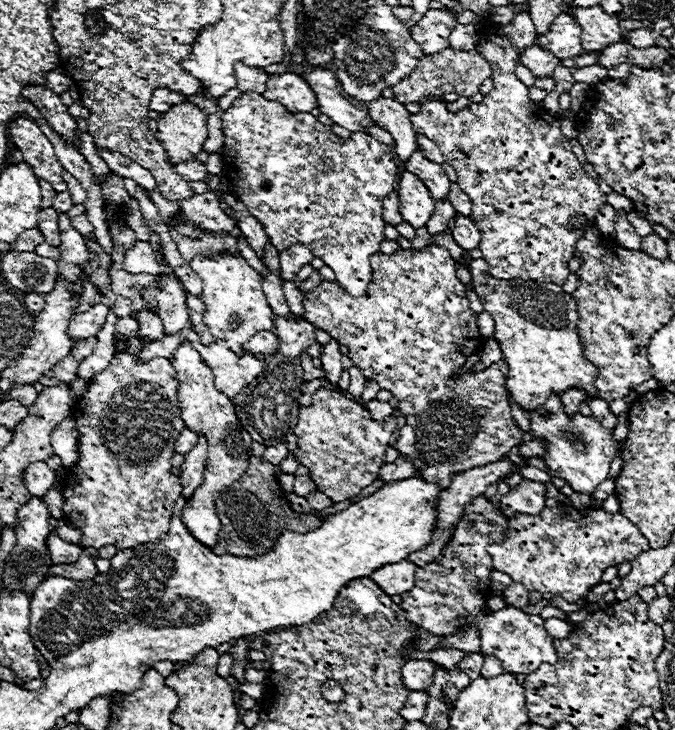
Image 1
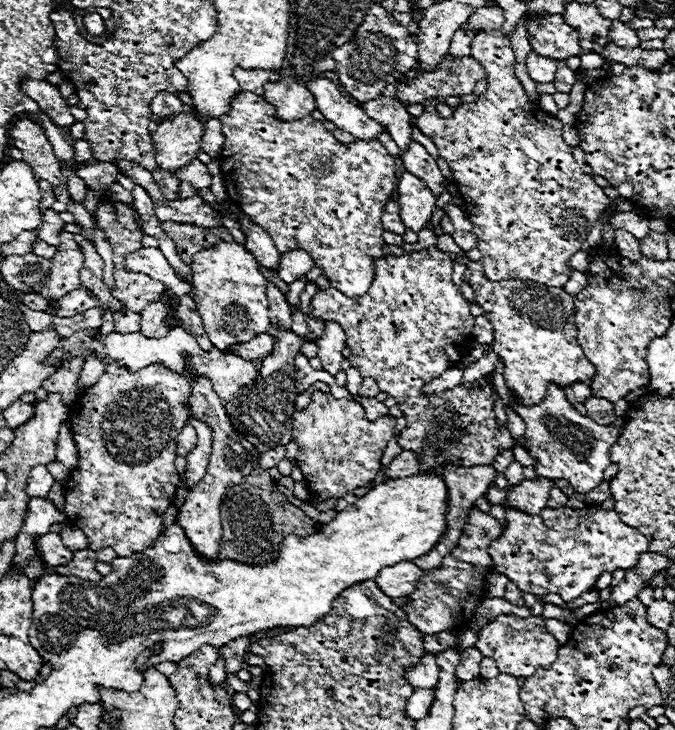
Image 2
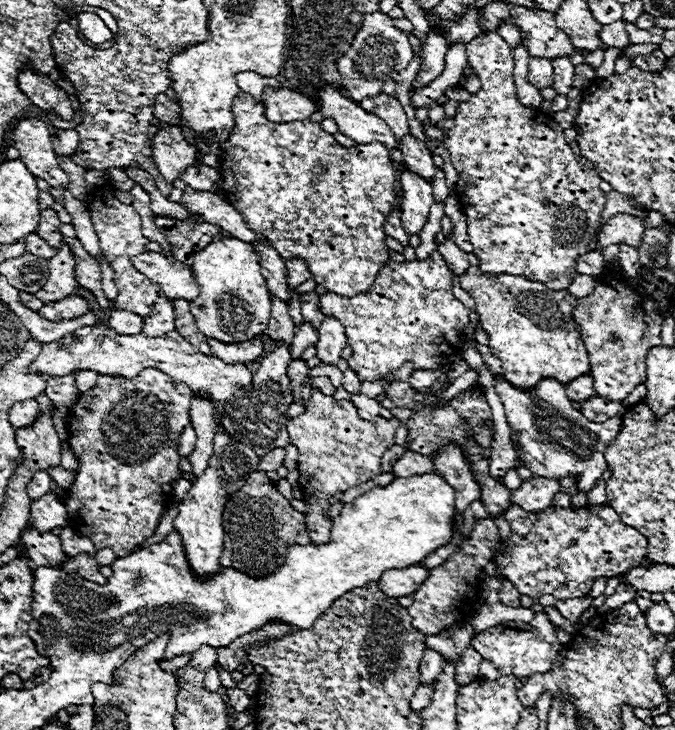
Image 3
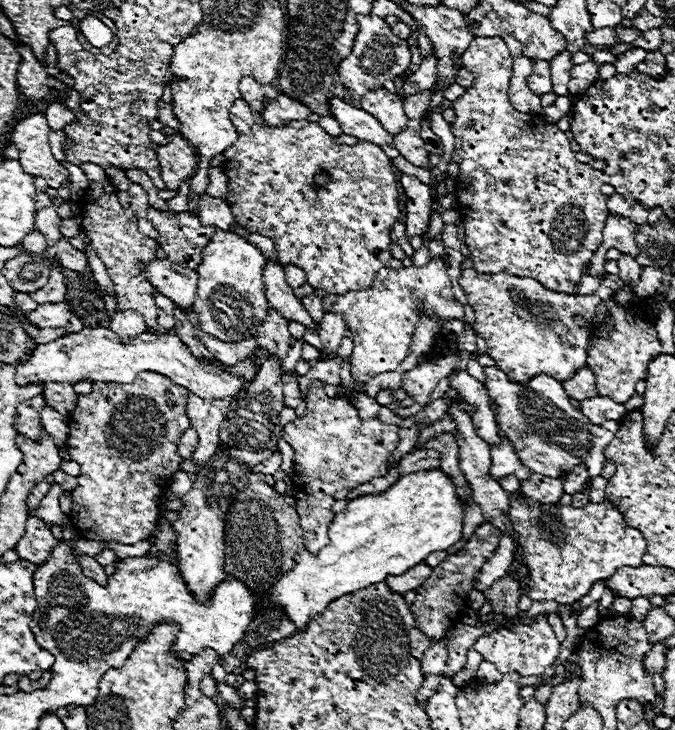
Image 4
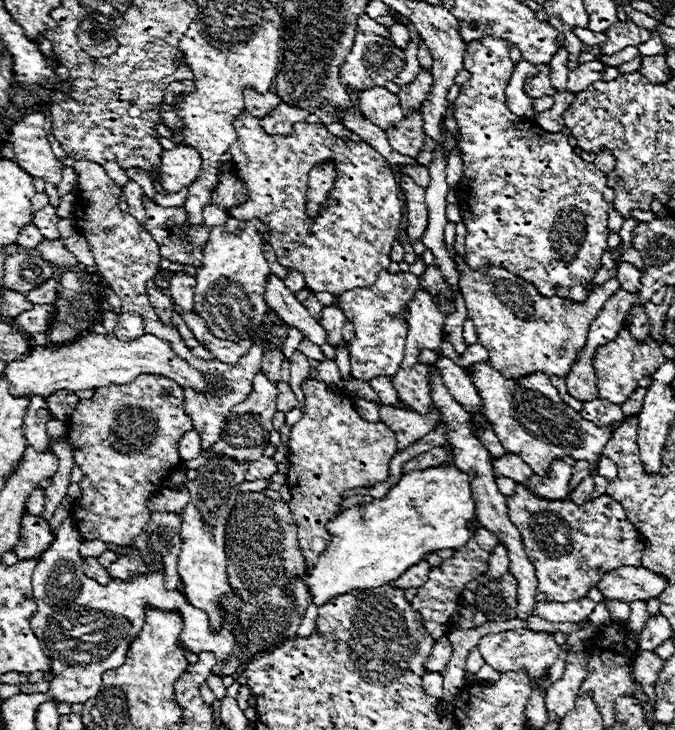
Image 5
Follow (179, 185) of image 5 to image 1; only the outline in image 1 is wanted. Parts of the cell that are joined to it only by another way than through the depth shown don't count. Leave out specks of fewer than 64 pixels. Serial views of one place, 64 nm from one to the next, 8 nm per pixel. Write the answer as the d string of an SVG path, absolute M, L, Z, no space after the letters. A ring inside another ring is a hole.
M182 102L172 112L162 114L154 136L162 142L170 164L194 160L208 138L206 114L190 102Z

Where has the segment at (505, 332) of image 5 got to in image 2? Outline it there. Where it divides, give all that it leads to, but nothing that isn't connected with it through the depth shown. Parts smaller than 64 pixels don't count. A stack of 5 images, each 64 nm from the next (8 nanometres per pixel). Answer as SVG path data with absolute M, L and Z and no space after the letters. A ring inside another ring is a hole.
M470 262L466 280L474 288L476 304L484 310L494 328L494 340L490 346L504 364L504 380L522 404L538 404L544 400L548 382L570 386L594 378L594 366L588 362L576 340L574 298L564 292L564 288L518 278L494 282L484 276L480 262Z

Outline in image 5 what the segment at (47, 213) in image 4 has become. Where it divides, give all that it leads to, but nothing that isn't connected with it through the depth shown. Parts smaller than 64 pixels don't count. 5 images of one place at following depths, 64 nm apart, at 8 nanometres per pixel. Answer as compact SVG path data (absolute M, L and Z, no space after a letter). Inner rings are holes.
M44 206L42 210L38 210L36 214L34 214L34 218L32 218L32 222L34 222L34 226L40 230L40 234L46 238L46 240L58 240L60 238L60 234L58 234L58 228L56 228L56 224L58 224L58 216L56 216L56 208L54 206Z

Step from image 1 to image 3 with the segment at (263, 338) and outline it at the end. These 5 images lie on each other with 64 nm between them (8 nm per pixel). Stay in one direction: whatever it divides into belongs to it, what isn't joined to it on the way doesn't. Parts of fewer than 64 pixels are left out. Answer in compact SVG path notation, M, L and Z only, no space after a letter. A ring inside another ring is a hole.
M260 336L252 338L248 342L240 342L240 344L222 344L220 340L212 340L212 338L206 338L206 340L212 348L212 354L218 356L220 360L224 360L226 364L236 364L236 362L246 364L246 362L262 358L266 354L264 340Z

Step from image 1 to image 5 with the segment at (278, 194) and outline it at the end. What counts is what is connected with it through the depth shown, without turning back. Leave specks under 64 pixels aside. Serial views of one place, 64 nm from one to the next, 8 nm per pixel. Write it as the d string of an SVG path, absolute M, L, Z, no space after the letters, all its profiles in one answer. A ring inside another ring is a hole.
M244 112L236 120L238 138L228 152L232 154L232 164L236 168L232 172L236 172L240 180L244 180L252 202L242 204L240 208L232 208L230 216L238 220L252 220L252 218L264 220L268 228L268 242L276 254L278 264L286 266L288 270L302 272L306 288L310 288L312 292L330 292L340 296L346 290L372 286L378 278L378 272L390 266L388 254L402 220L400 192L390 164L366 142L360 144L334 136L322 124L306 124L306 122L294 124L294 134L284 138L284 136L268 136L266 132L262 132L258 122L260 120L248 116L248 112ZM328 158L336 160L338 178L335 180L332 196L324 204L318 218L310 220L304 208L308 190L308 172Z

